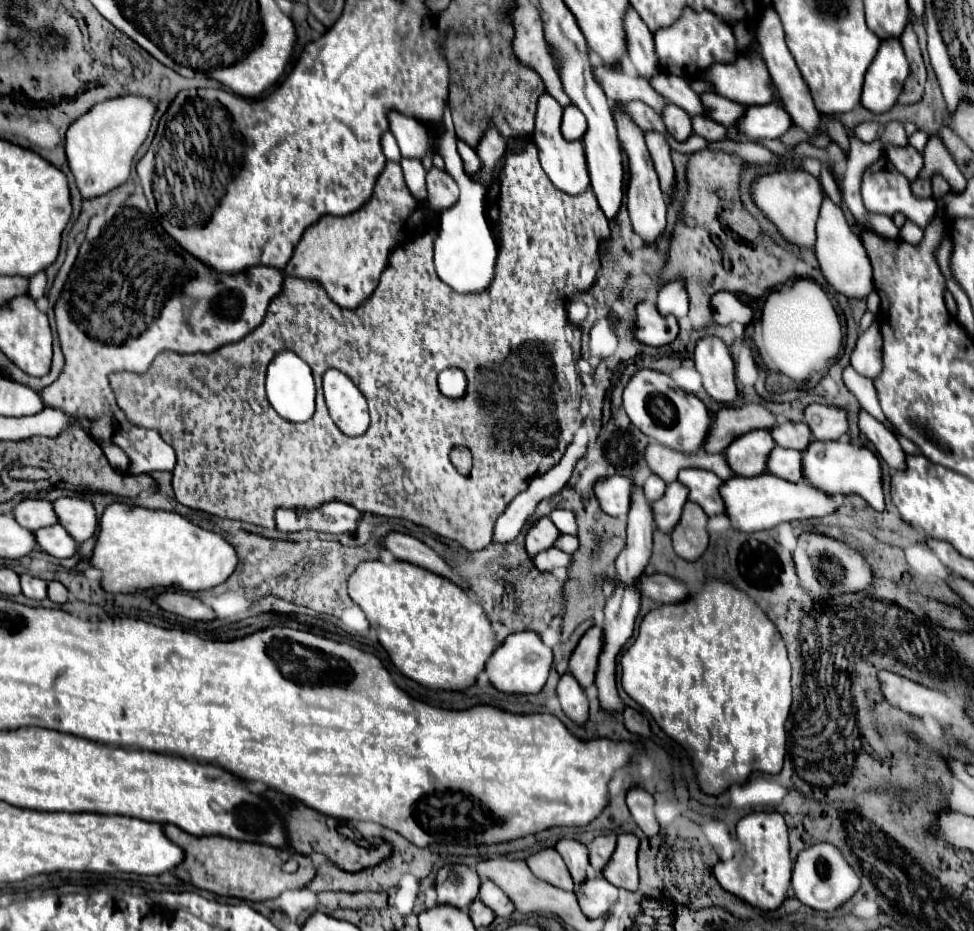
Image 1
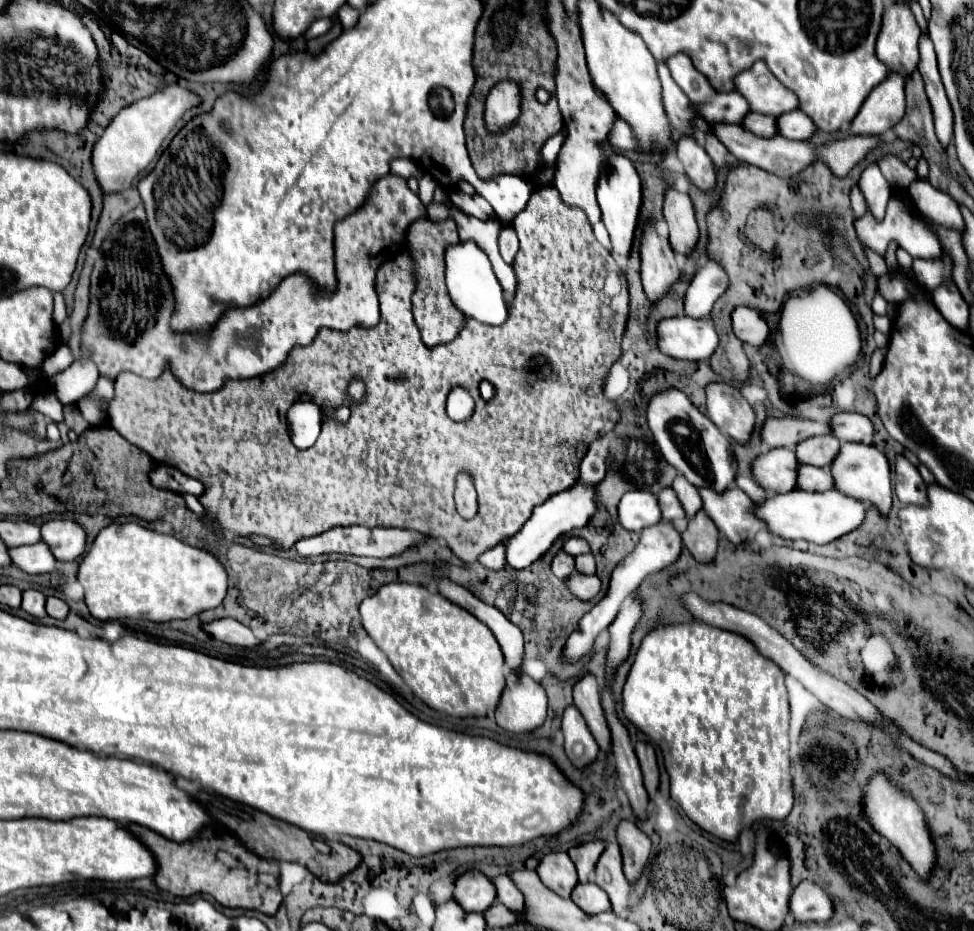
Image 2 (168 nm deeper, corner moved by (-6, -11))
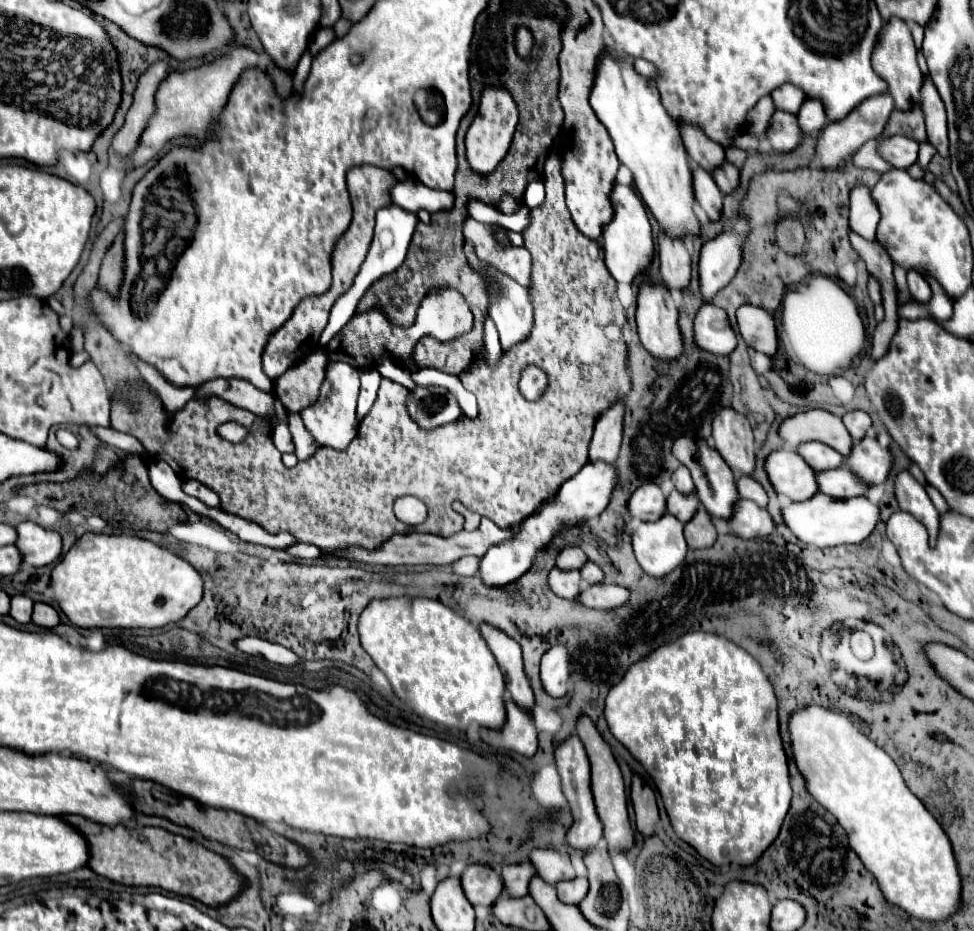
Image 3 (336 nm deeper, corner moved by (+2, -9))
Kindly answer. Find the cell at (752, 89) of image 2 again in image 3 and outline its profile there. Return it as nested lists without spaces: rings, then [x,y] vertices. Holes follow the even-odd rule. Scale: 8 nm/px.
[[[784,83],[778,89],[774,89],[770,97],[772,97],[774,107],[786,113],[796,113],[806,99],[804,93],[800,93],[800,89],[796,89],[796,85],[790,85],[790,83]]]

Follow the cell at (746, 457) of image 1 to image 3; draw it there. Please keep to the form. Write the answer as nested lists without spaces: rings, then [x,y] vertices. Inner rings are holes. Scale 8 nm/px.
[[[778,449],[766,457],[766,475],[778,495],[792,501],[806,501],[816,491],[814,469],[792,449]]]

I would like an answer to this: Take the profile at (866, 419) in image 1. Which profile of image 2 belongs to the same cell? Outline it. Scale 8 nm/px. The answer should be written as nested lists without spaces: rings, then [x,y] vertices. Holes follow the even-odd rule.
[[[902,455],[896,459],[896,495],[904,505],[928,505],[926,483],[922,481],[918,469]]]

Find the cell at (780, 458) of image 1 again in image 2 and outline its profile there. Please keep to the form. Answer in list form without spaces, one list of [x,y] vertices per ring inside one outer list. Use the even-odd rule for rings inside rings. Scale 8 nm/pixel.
[[[812,465],[798,467],[798,487],[806,489],[806,491],[836,489],[830,469],[828,467],[812,467]]]

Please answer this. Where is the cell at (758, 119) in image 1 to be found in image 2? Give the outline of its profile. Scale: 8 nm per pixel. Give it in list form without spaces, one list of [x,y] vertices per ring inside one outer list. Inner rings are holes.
[[[800,109],[778,117],[778,129],[780,129],[782,137],[794,139],[794,141],[806,141],[816,133],[816,125]]]

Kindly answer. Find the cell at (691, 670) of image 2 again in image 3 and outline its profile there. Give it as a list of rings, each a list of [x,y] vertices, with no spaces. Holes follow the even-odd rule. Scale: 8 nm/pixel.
[[[704,631],[684,633],[676,641],[670,641],[666,645],[662,645],[660,649],[654,649],[644,659],[640,659],[628,667],[628,673],[622,677],[622,681],[610,689],[610,693],[606,697],[604,715],[606,715],[612,735],[652,775],[652,779],[662,795],[664,807],[670,815],[676,835],[680,839],[688,841],[702,857],[706,857],[714,865],[722,865],[726,861],[738,861],[740,865],[752,865],[762,855],[762,851],[776,839],[776,835],[782,827],[782,821],[790,809],[790,797],[792,797],[790,777],[788,777],[788,759],[784,753],[780,727],[778,727],[778,699],[776,699],[774,687],[768,681],[766,673],[762,671],[760,663],[750,653],[746,653],[742,647],[738,647],[736,643],[732,643],[720,635],[712,635],[712,633],[704,633]]]

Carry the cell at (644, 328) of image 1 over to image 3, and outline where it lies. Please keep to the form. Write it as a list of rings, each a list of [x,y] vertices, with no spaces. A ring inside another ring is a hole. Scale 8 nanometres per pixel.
[[[706,303],[694,317],[694,343],[710,353],[728,355],[736,347],[736,335],[724,309]]]

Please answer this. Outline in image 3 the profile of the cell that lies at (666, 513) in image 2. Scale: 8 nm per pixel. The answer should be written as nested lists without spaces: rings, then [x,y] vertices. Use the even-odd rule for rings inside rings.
[[[676,489],[668,495],[668,501],[666,501],[666,511],[670,515],[676,515],[676,519],[680,519],[682,523],[692,519],[692,515],[696,513],[696,507],[698,507],[698,501],[696,501],[694,493],[682,495]]]

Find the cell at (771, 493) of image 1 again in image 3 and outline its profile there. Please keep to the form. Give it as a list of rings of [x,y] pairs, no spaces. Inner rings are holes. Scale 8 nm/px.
[[[816,493],[806,501],[786,505],[782,509],[782,519],[786,527],[802,543],[814,547],[836,547],[836,545],[864,541],[872,533],[878,521],[878,505],[870,503],[866,497],[850,497],[840,501],[836,497],[826,497],[824,493]]]

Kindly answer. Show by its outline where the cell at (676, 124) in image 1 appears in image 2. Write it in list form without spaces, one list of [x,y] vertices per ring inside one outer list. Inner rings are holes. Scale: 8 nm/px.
[[[682,137],[676,151],[690,181],[702,191],[712,191],[716,187],[716,169],[704,147],[700,147],[692,137]]]

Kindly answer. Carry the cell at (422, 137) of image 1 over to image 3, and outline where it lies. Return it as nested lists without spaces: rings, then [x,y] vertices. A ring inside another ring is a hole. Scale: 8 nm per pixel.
[[[408,178],[398,181],[396,187],[392,189],[392,203],[408,211],[426,209],[430,213],[438,213],[438,211],[448,211],[454,207],[454,195],[438,193],[418,180]]]

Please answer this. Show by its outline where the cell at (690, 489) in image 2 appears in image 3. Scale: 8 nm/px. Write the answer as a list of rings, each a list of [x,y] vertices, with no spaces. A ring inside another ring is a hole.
[[[684,467],[676,469],[674,475],[672,475],[672,481],[676,485],[676,491],[680,491],[682,495],[694,493],[694,485],[692,485],[692,477],[690,477],[690,471],[688,469],[684,469]]]

